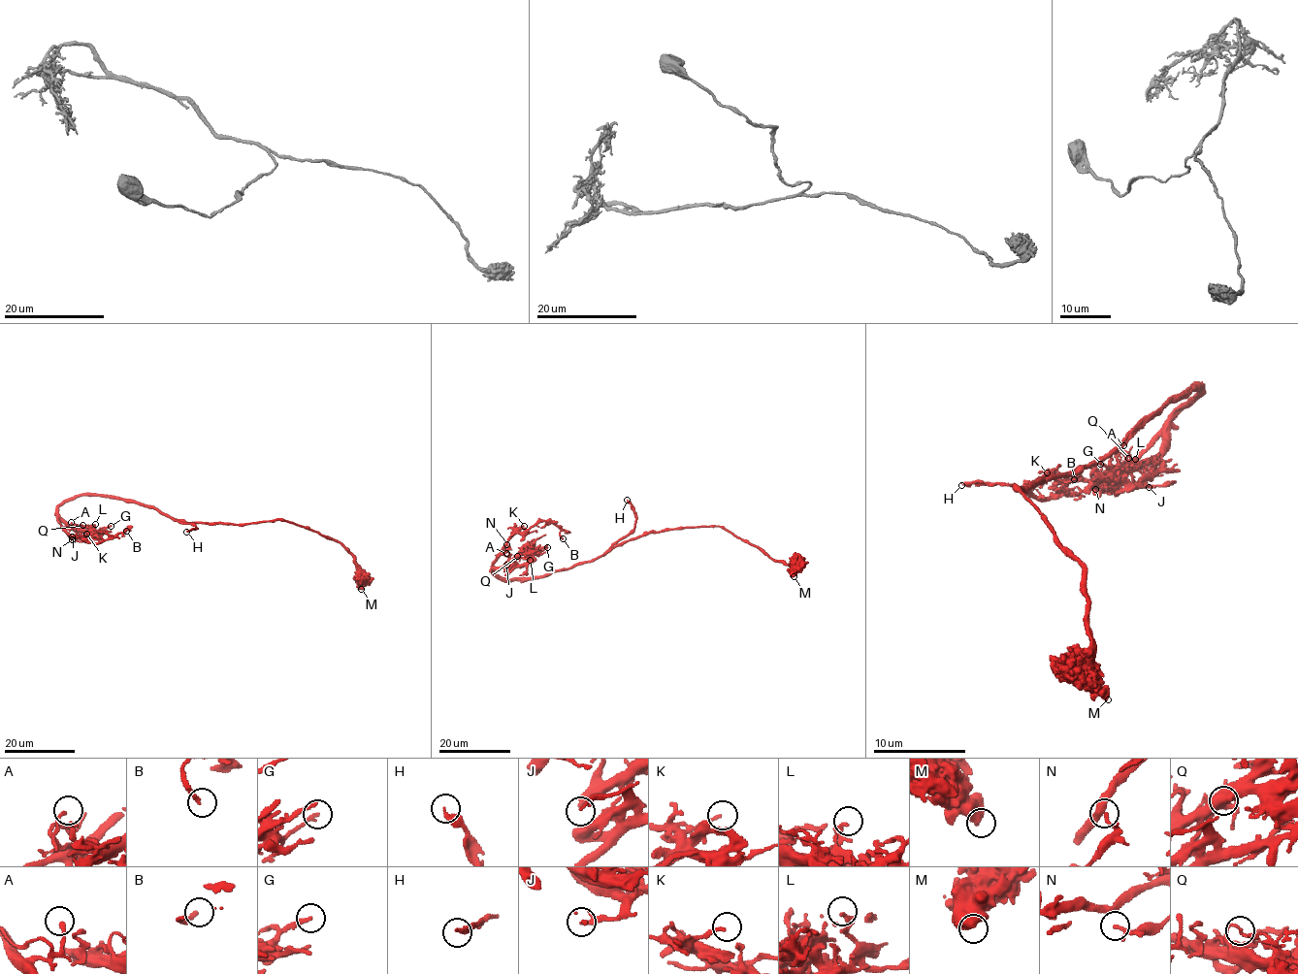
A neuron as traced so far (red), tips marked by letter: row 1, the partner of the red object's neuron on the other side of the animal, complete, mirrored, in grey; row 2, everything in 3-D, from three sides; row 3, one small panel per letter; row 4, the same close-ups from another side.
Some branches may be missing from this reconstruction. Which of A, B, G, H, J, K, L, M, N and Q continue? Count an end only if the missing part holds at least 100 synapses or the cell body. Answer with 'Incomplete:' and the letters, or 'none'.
Incomplete: H

